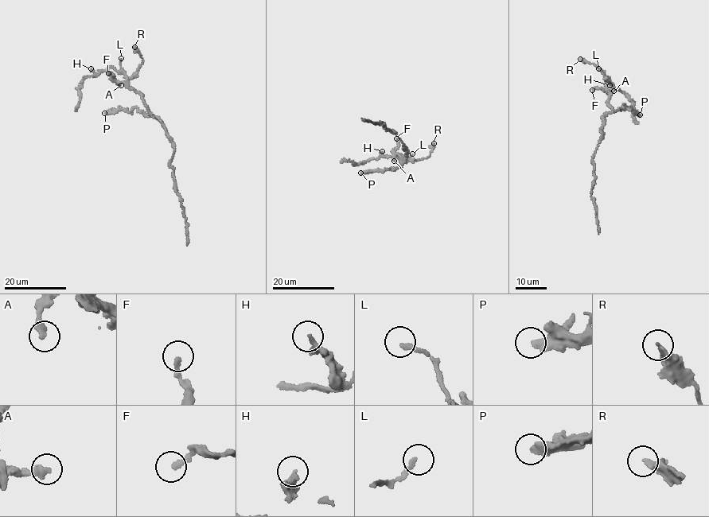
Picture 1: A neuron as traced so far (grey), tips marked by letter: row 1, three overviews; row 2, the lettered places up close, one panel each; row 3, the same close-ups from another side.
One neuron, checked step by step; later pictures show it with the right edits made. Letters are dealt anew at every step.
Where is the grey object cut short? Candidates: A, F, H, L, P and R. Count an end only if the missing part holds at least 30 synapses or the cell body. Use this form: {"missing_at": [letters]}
{"missing_at": ["F", "L", "P"]}

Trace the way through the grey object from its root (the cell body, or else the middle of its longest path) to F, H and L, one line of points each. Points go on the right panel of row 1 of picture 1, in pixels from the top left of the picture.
F: (607, 114), (613, 111), (608, 102), (609, 95), (602, 89), (592, 90)
H: (607, 114), (613, 111), (608, 102), (608, 78), (613, 87), (609, 85)
L: (607, 114), (613, 111), (608, 102), (609, 94), (606, 89), (605, 73), (598, 68)

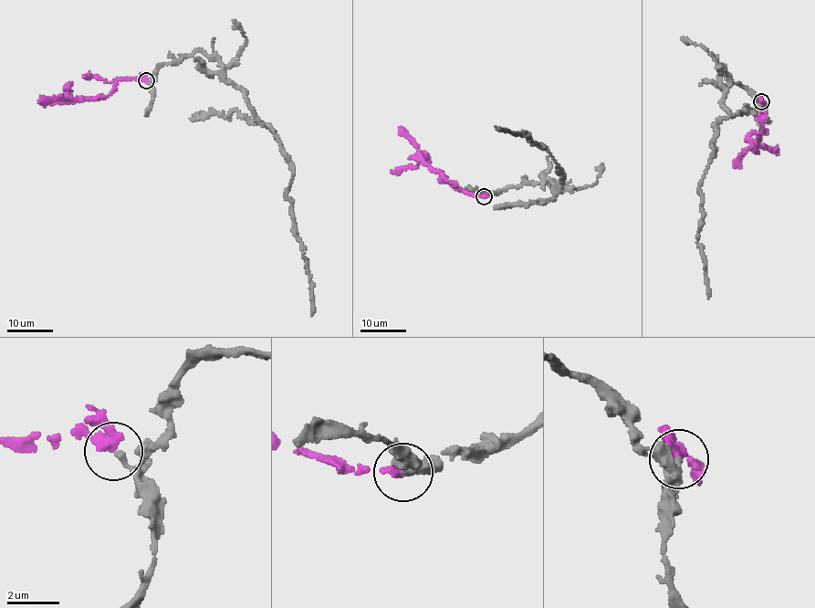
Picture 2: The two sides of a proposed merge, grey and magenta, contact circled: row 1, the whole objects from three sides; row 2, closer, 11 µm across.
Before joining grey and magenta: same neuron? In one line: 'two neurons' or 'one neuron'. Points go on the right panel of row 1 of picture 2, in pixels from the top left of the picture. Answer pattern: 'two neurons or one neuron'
one neuron

